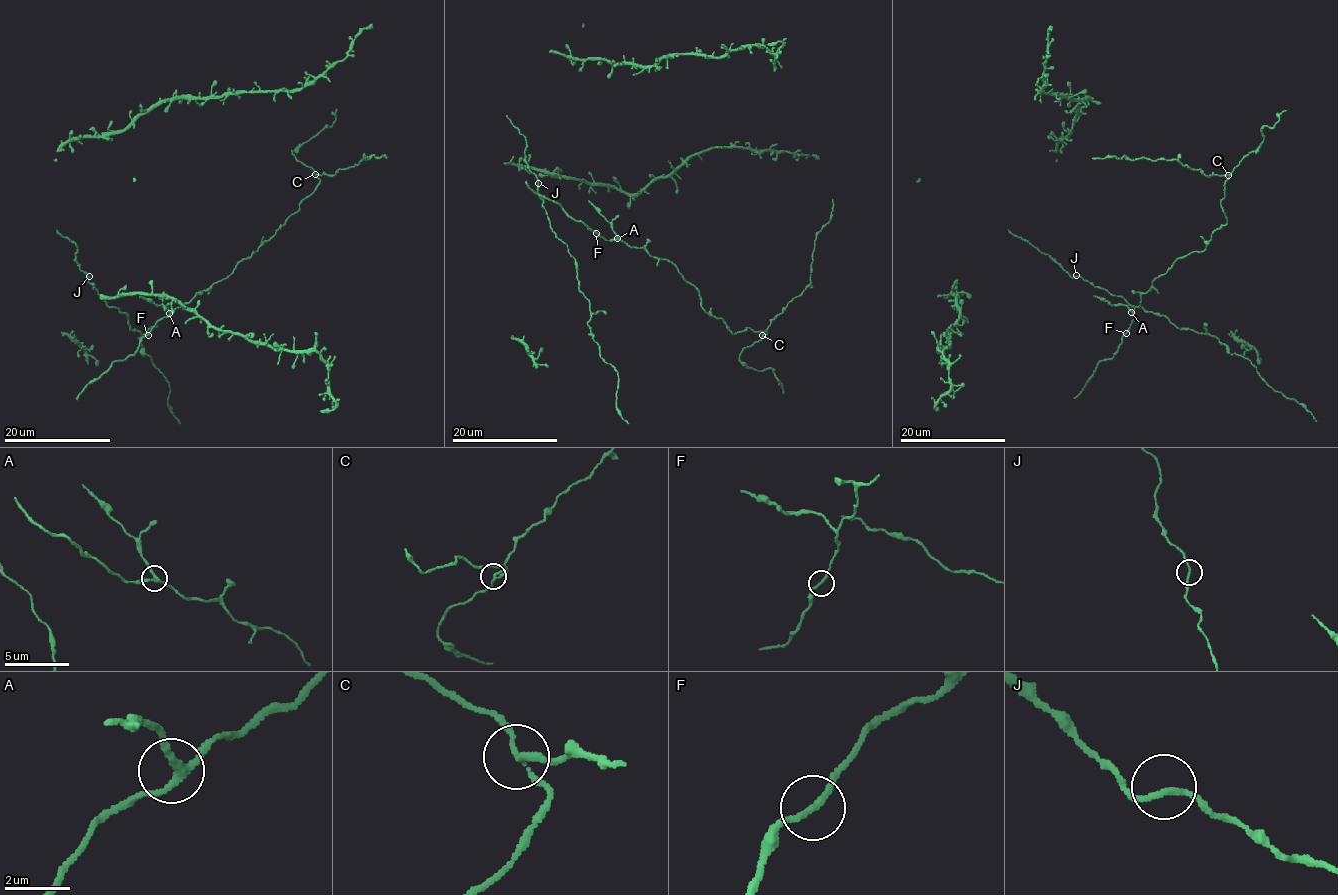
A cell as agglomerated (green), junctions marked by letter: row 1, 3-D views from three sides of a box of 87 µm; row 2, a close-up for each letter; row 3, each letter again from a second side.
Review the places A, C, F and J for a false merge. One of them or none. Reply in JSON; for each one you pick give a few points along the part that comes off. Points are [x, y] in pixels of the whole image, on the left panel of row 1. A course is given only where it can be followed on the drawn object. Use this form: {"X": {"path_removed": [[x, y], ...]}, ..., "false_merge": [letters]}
{"C": {"path_removed": [[314, 175], [334, 175], [340, 169], [357, 165], [364, 159], [386, 157]]}, "false_merge": ["C"]}

